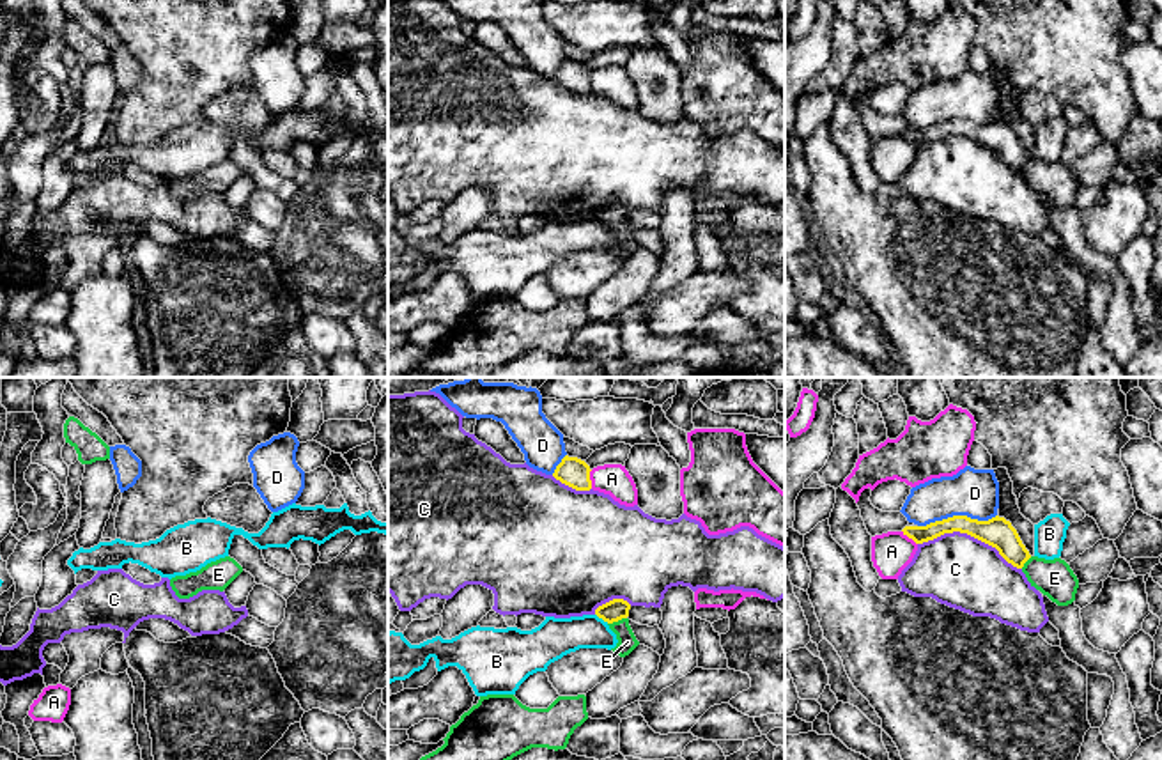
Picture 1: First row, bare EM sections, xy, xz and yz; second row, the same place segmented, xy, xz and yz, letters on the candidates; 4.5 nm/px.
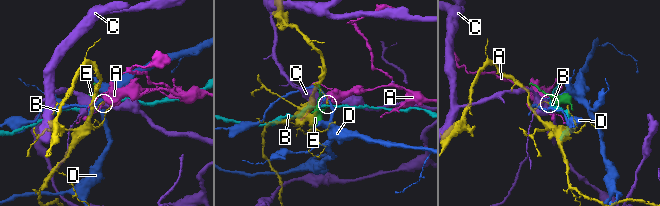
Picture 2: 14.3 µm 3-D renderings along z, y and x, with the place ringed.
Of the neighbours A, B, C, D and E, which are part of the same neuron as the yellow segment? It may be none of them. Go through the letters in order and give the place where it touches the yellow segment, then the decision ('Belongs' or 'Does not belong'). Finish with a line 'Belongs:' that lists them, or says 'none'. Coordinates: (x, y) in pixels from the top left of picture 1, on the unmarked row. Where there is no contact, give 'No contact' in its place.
A: Touches yellow at xz (588, 82). Does not belong
B: Touches yellow at xz (603, 222). Does not belong
C: Touches yellow at yz (969, 137). Does not belong
D: Touches yellow at yz (957, 119). Does not belong
E: Touches yellow at xz (617, 224). Does not belong
Belongs: none

